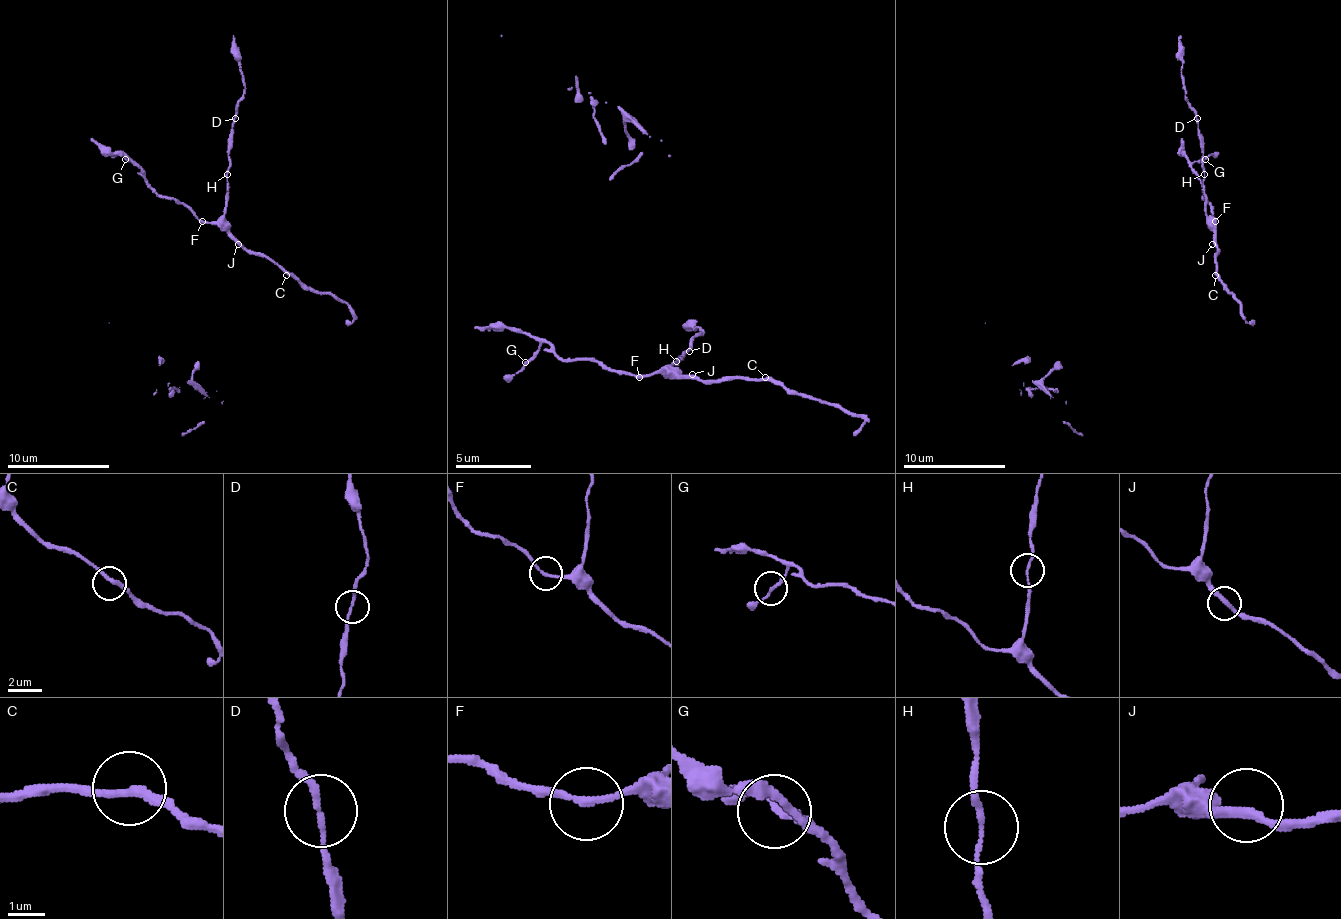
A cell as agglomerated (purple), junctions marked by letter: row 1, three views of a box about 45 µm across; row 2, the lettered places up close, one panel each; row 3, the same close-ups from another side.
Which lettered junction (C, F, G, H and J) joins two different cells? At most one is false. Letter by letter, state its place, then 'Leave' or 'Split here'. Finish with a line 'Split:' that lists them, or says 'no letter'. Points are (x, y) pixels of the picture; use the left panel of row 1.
C: Place: (286, 275). Leave
F: Place: (202, 221). Leave
G: Place: (125, 159). Leave
H: Place: (227, 174). Leave
J: Place: (238, 244). Leave
Split: no letter

